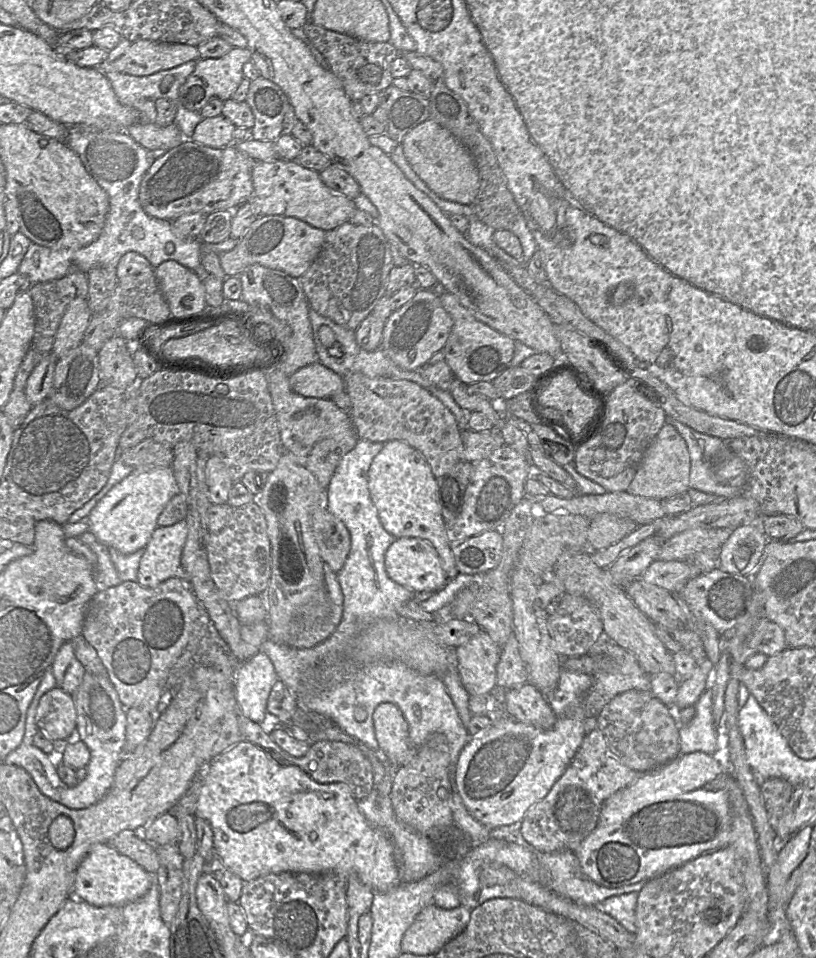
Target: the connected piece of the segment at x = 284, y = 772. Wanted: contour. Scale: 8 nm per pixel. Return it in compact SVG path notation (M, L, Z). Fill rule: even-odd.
M239 742L211 761L210 766L203 773L203 786L198 800L196 816L205 819L211 825L213 830L214 855L218 856L224 866L244 882L267 874L292 872L316 875L330 874L340 877L345 881L351 876L356 876L375 893L387 892L401 883L398 858L391 837L386 831L373 826L367 821L358 808L357 800L345 783L319 783L299 767L277 760L267 750L250 742Z

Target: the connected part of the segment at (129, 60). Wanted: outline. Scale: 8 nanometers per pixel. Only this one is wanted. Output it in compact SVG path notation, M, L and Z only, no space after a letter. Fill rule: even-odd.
M138 40L132 42L120 58L110 63L106 59L98 68L104 74L115 71L134 76L148 76L199 59L197 46Z

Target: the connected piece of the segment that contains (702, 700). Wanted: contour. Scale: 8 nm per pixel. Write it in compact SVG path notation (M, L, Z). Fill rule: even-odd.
M708 676L707 687L694 706L679 709L676 720L679 733L678 756L691 753L714 756L723 749L722 735L713 720L710 680Z

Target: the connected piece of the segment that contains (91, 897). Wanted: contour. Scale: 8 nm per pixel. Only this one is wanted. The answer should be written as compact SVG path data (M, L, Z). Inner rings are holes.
M96 844L78 866L72 897L98 907L118 906L134 902L149 890L155 874L145 871L129 857L108 844Z

